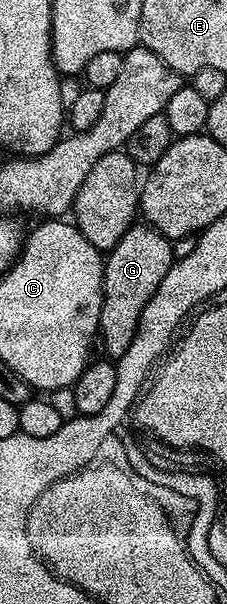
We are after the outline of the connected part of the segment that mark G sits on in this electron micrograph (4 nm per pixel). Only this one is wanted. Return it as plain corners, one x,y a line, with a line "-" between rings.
140,221
129,229
114,245
112,251
107,252
104,260
104,300
102,301
102,313
100,314
100,330
98,337
104,342
104,355
109,360
115,361
130,349
130,341
134,341
136,330
142,317
142,309
146,309
146,301
158,293
158,285
162,285
162,277
170,273
174,260
172,258
172,240
166,238
158,229
149,227
147,223

